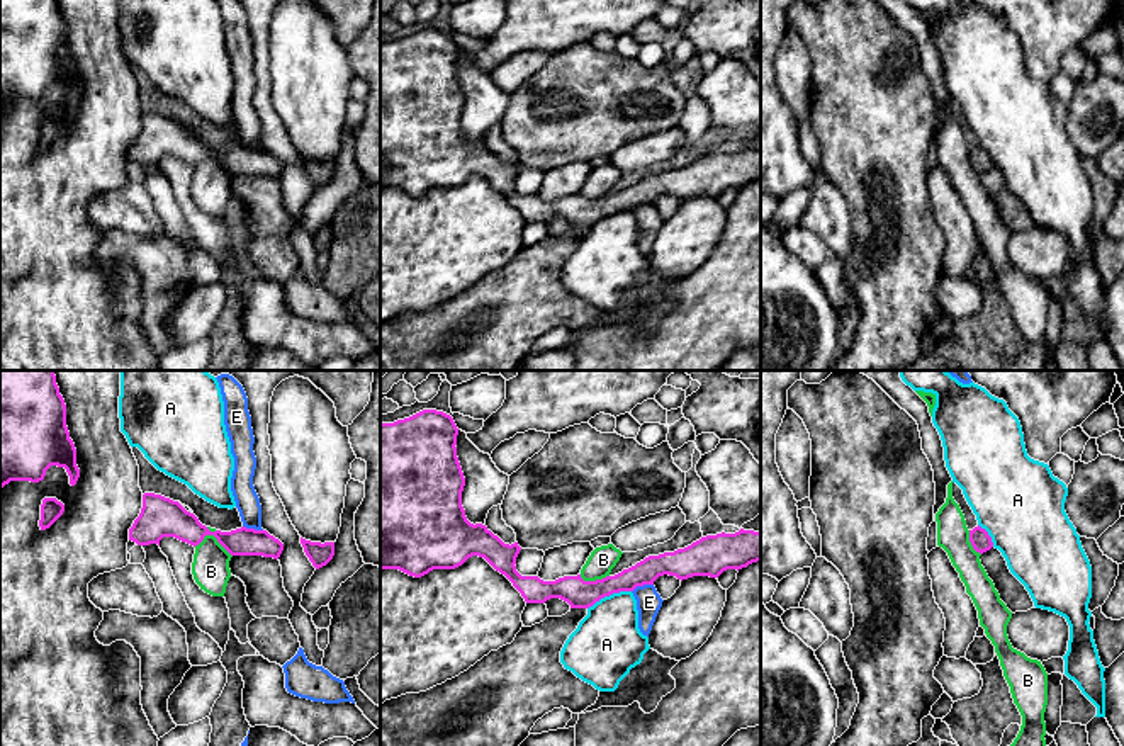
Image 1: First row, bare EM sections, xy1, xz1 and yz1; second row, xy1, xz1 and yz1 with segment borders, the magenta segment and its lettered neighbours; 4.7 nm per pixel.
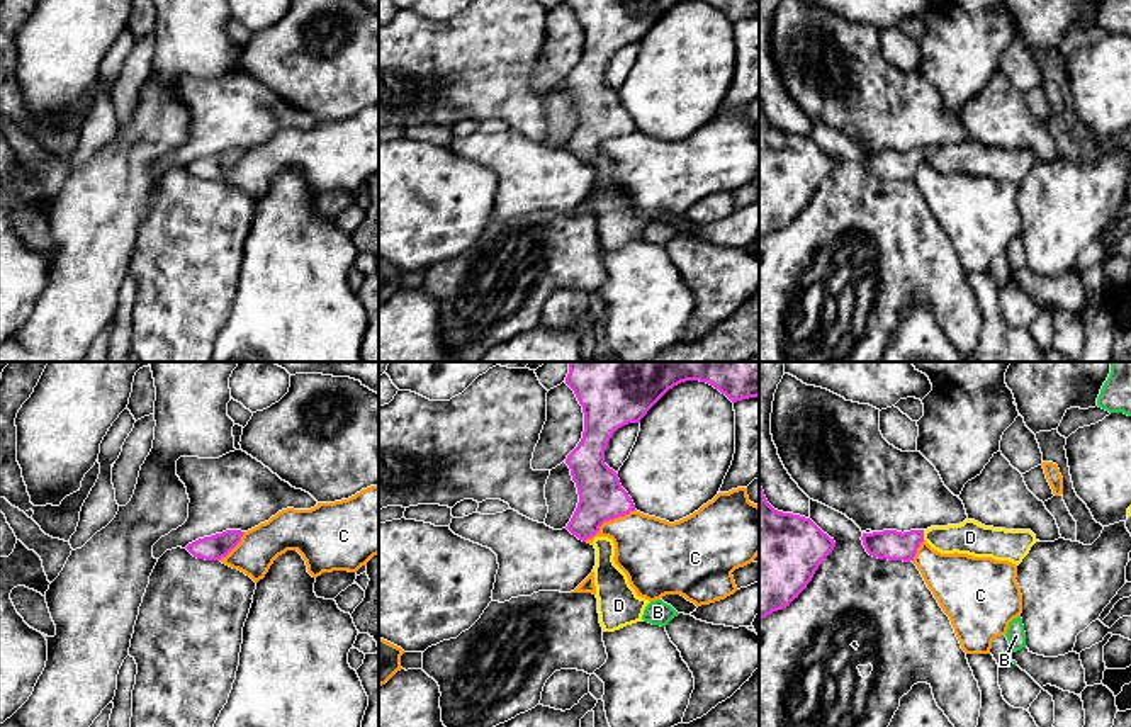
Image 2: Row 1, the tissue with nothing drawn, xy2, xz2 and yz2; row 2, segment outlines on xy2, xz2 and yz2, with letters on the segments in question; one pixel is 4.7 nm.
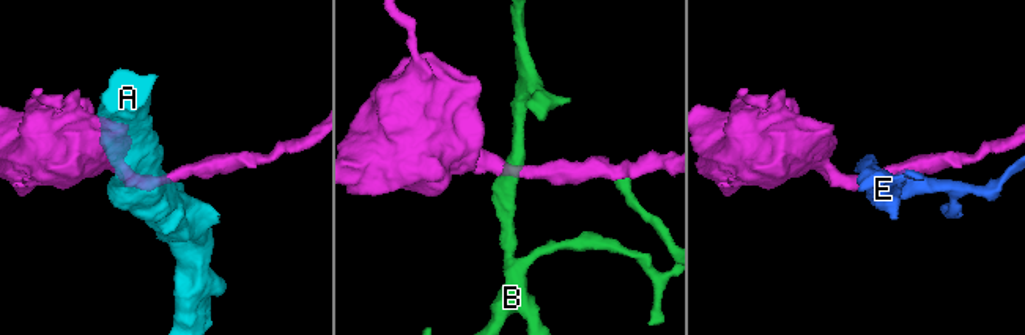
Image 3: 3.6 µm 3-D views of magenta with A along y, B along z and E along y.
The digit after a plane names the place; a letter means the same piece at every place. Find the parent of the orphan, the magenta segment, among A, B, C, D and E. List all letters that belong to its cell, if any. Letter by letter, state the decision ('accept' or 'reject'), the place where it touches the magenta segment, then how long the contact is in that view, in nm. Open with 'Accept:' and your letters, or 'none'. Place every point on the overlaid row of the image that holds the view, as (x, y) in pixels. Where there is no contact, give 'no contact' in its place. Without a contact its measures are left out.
Accept: D
A: reject; contact xz1 (608, 595); length 220 nm
B: reject; contact xy1 (214, 536); length 190 nm
C: reject; contact xz2 (608, 520); length 280 nm
D: accept; contact yz2 (922, 535); length 50 nm
E: reject; contact xz1 (642, 585); length 110 nm

